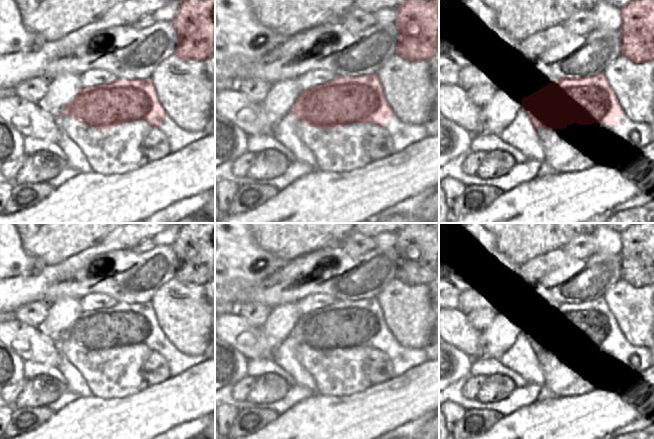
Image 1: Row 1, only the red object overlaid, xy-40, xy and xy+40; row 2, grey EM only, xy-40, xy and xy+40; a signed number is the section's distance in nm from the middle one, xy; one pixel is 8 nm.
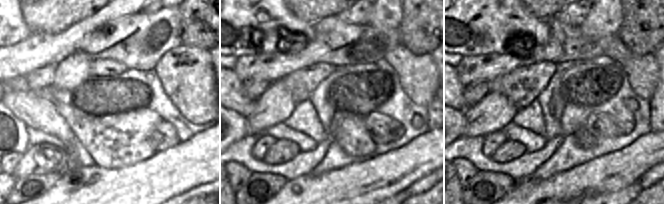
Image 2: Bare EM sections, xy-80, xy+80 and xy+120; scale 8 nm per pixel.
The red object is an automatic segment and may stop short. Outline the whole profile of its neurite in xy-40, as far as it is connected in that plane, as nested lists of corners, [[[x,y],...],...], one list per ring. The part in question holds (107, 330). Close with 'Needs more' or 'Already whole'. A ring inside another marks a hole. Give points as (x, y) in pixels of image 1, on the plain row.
[[[117,302],[107,309],[82,311],[59,339],[69,339],[87,351],[95,351],[99,357],[103,357],[105,353],[117,353],[119,349],[141,343],[147,345],[152,351],[159,351],[160,344],[168,341],[158,324],[151,302]]]. Already whole

